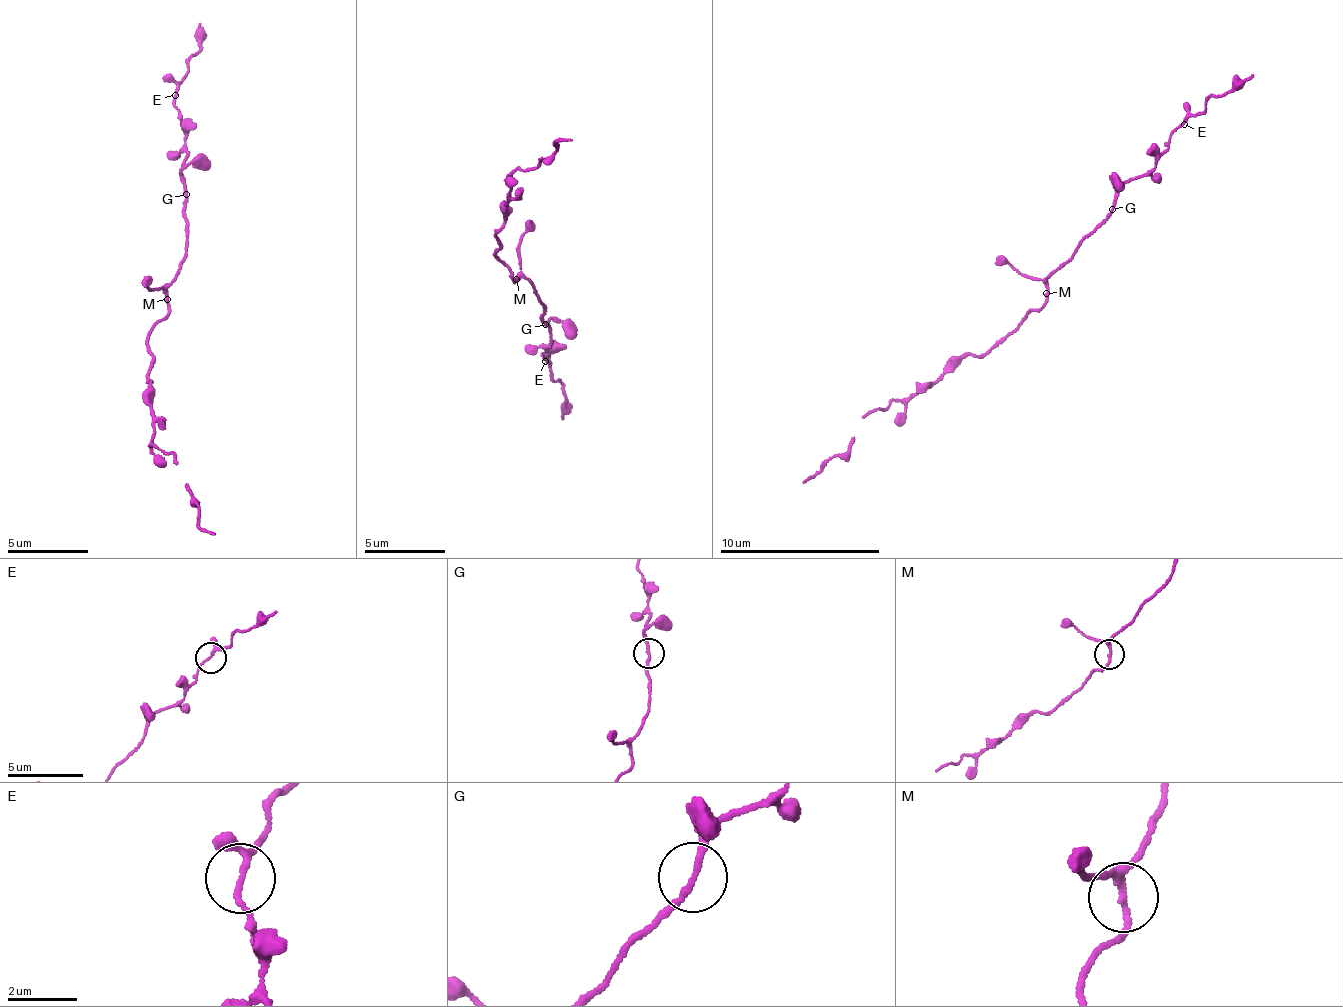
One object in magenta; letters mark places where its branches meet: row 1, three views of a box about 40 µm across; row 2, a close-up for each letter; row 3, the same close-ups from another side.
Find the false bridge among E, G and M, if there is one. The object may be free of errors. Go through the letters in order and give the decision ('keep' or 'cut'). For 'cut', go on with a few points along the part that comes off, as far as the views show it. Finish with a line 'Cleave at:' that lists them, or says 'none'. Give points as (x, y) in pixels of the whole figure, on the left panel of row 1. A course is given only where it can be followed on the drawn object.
E: keep
G: keep
M: keep
Cleave at: none

